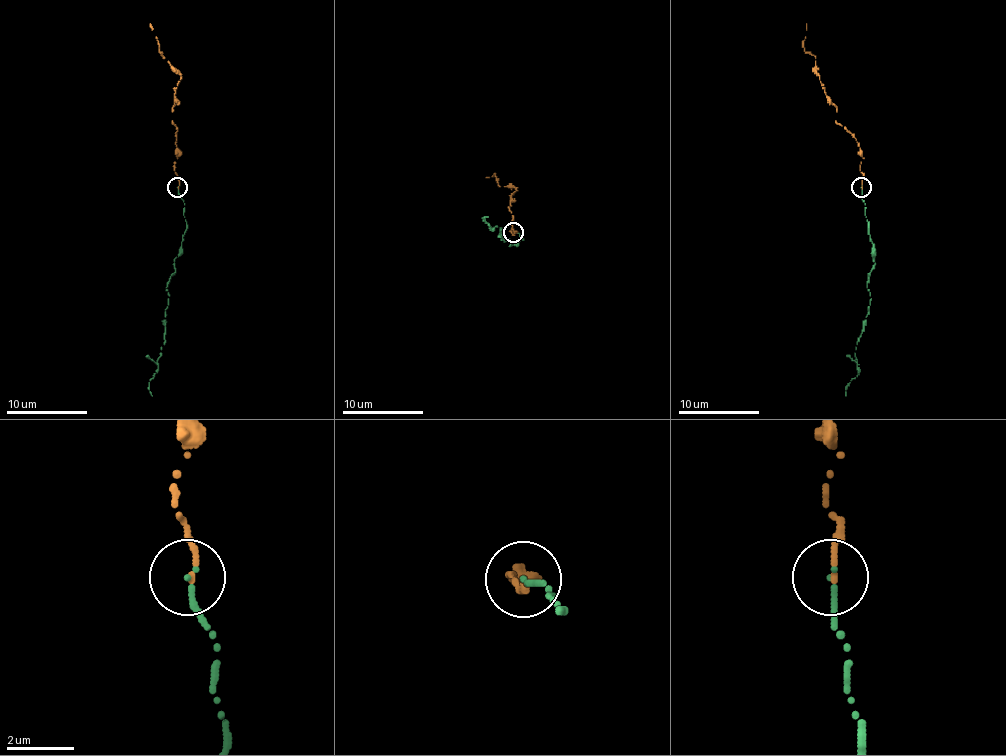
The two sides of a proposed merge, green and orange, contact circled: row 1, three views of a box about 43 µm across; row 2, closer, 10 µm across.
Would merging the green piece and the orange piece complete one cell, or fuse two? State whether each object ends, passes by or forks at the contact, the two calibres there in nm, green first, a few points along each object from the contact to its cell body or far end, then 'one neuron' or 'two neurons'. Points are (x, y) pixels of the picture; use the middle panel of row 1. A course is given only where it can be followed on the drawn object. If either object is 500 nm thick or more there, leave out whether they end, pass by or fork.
green ends there; orange ends there; 160 nm thick on the green side, 150 nm on the other; green runs (514, 232), (522, 238), (510, 246), (512, 242), (501, 238), (504, 242), (501, 228), (489, 228), (487, 216); orange runs (514, 232), (510, 230), (514, 234), (514, 218), (508, 206), (516, 190), (499, 186), (495, 174), (485, 178); one neuron

